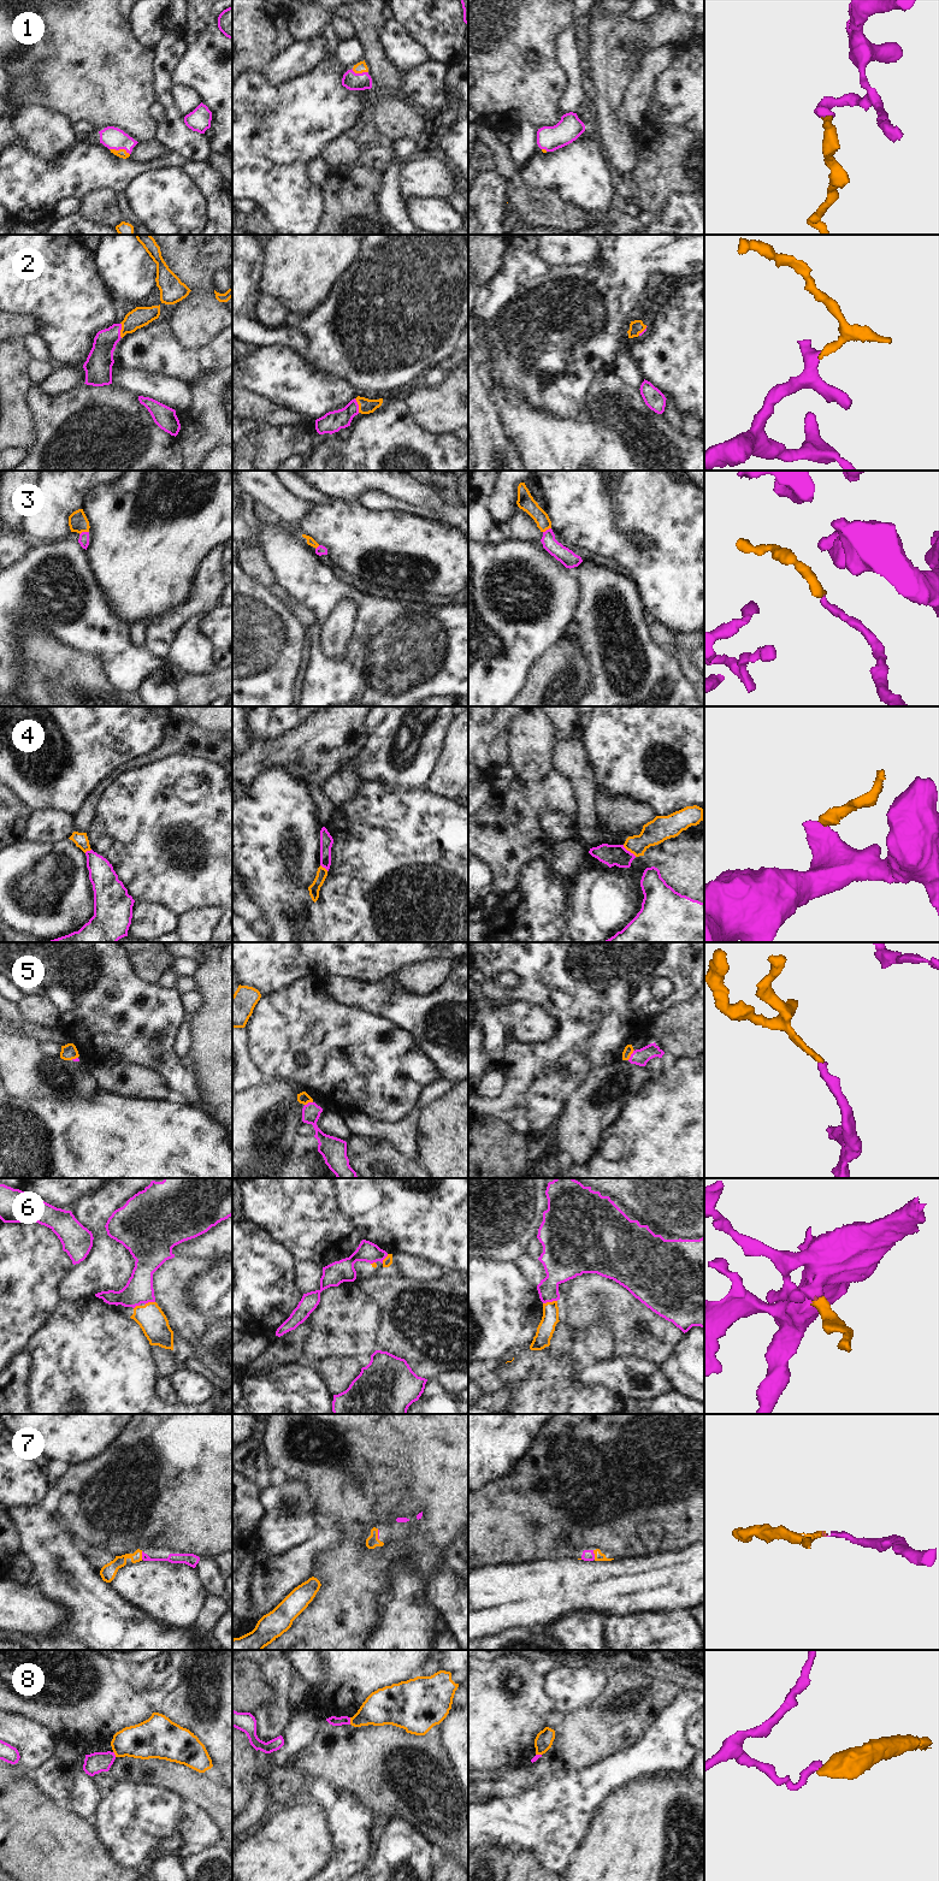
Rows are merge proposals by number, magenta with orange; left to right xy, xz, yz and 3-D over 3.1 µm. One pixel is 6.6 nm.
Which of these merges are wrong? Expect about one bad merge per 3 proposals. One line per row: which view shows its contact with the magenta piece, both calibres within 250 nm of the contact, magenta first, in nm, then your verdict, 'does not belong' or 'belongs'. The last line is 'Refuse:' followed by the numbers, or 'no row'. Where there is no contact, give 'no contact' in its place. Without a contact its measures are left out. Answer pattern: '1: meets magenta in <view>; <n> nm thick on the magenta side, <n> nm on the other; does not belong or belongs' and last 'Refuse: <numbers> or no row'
1: meets magenta in xy; 150 nm thick on the magenta side, 60 nm on the other; belongs
2: meets magenta in xy; 180 nm thick on the magenta side, 140 nm on the other; belongs
3: meets magenta in xy; 70 nm thick on the magenta side, 130 nm on the other; belongs
4: meets magenta in yz; 140 nm thick on the magenta side, 160 nm on the other; does not belong
5: meets magenta in yz; 110 nm thick on the magenta side, 70 nm on the other; belongs
6: meets magenta in yz; 220 nm thick on the magenta side, 120 nm on the other; does not belong
7: meets magenta in yz; 80 nm thick on the magenta side, 60 nm on the other; belongs
8: meets magenta in xz; 60 nm thick on the magenta side, 240 nm on the other; does not belong
Refuse: 4, 6, 8

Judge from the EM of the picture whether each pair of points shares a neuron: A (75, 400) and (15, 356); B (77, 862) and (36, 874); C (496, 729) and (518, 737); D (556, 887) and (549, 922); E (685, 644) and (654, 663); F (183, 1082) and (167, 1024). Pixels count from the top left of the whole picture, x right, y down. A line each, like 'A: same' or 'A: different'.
A: different
B: same
C: different
D: same
E: different
F: same

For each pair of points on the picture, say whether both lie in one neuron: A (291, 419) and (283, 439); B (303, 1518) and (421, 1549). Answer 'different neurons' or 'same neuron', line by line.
A: different neurons
B: different neurons

